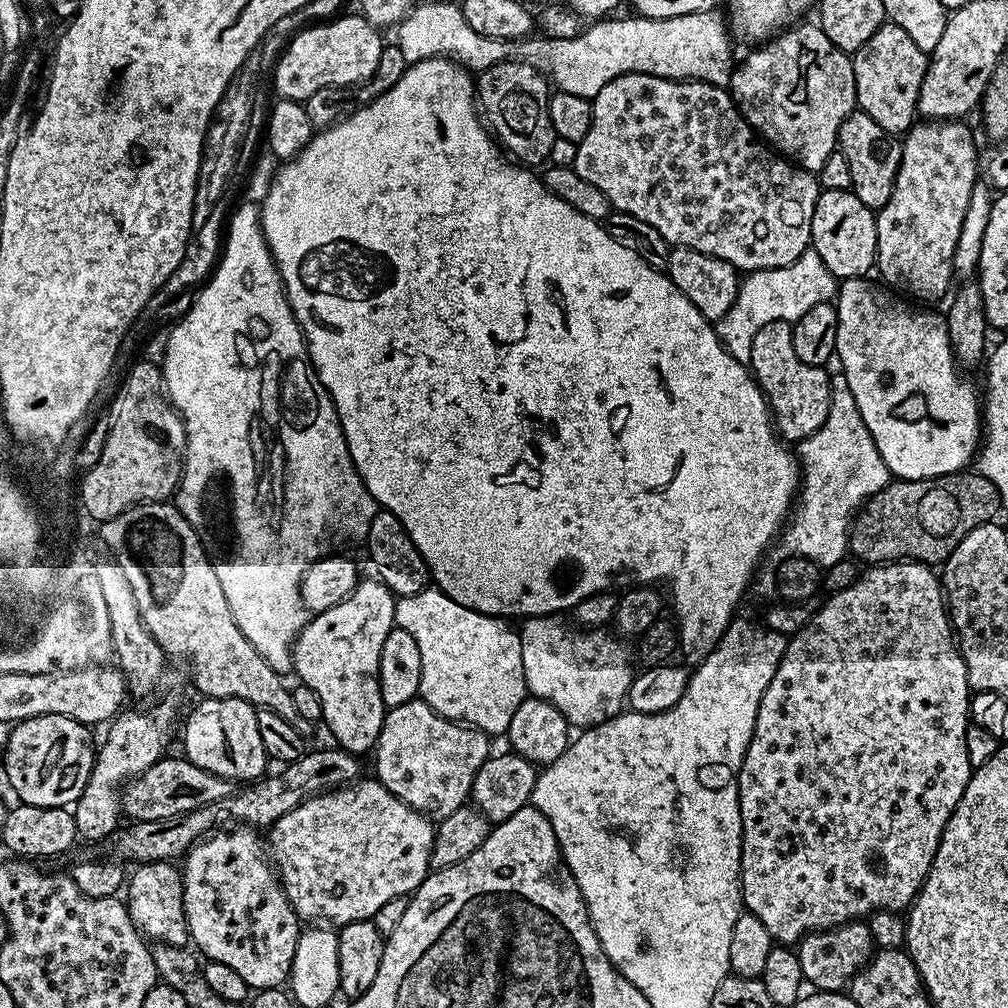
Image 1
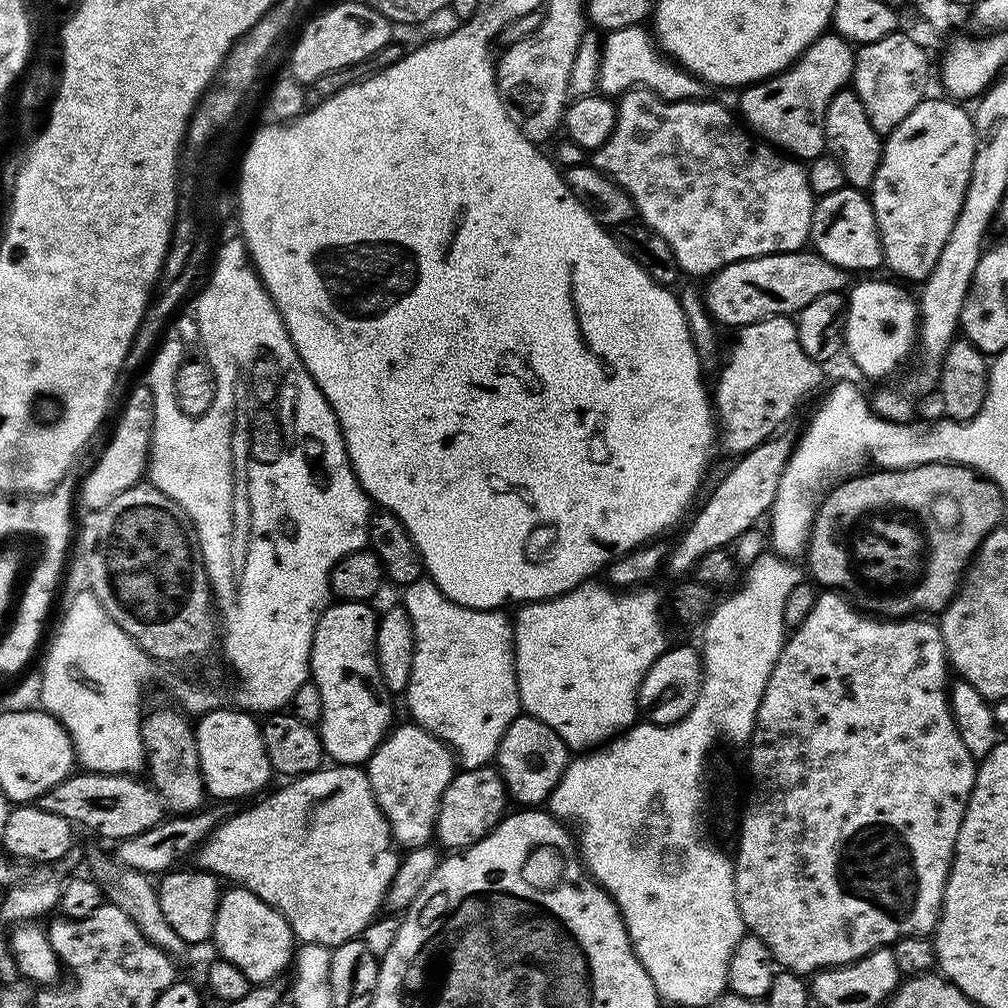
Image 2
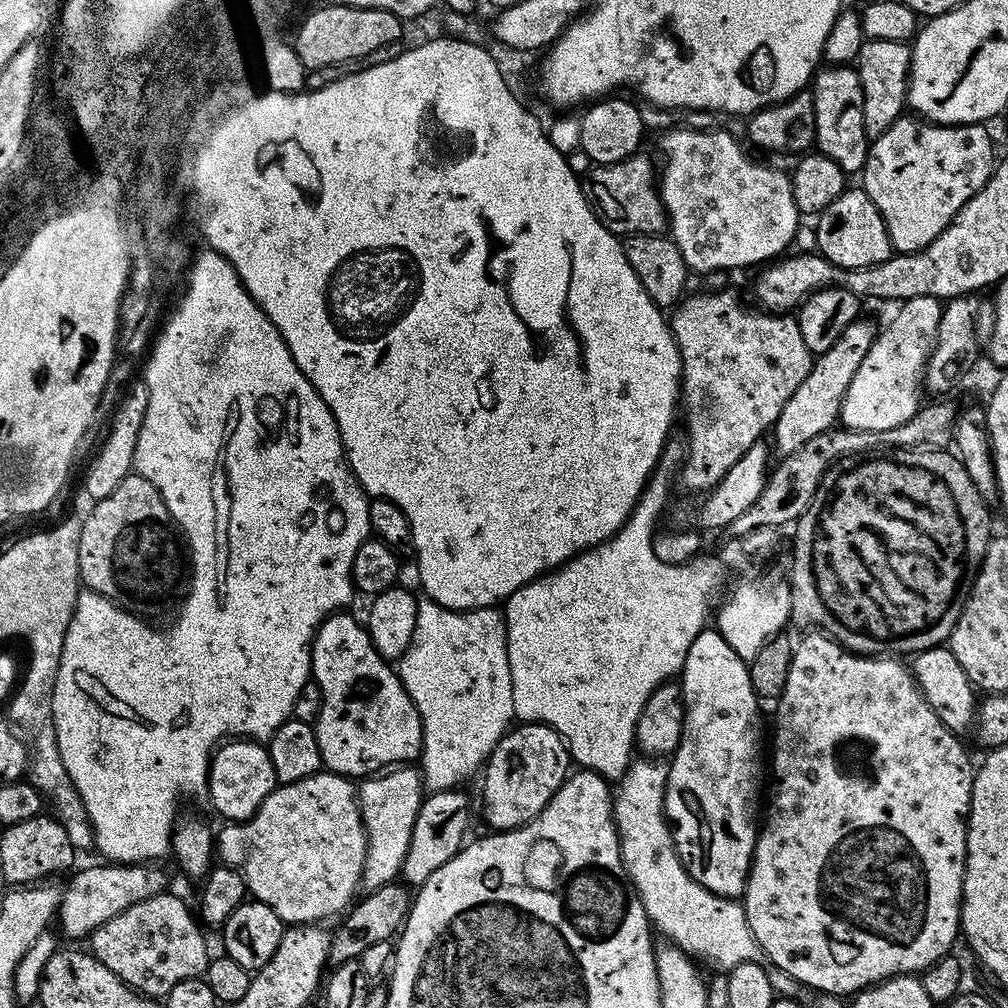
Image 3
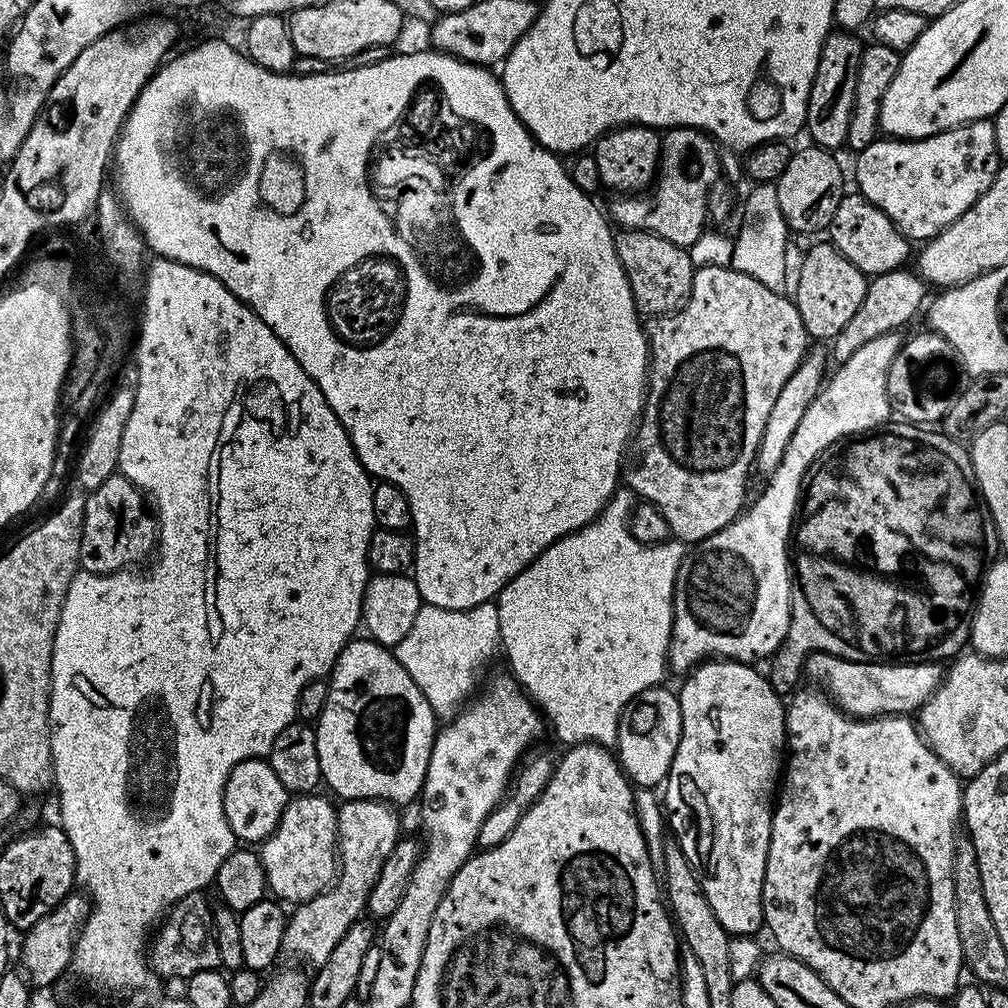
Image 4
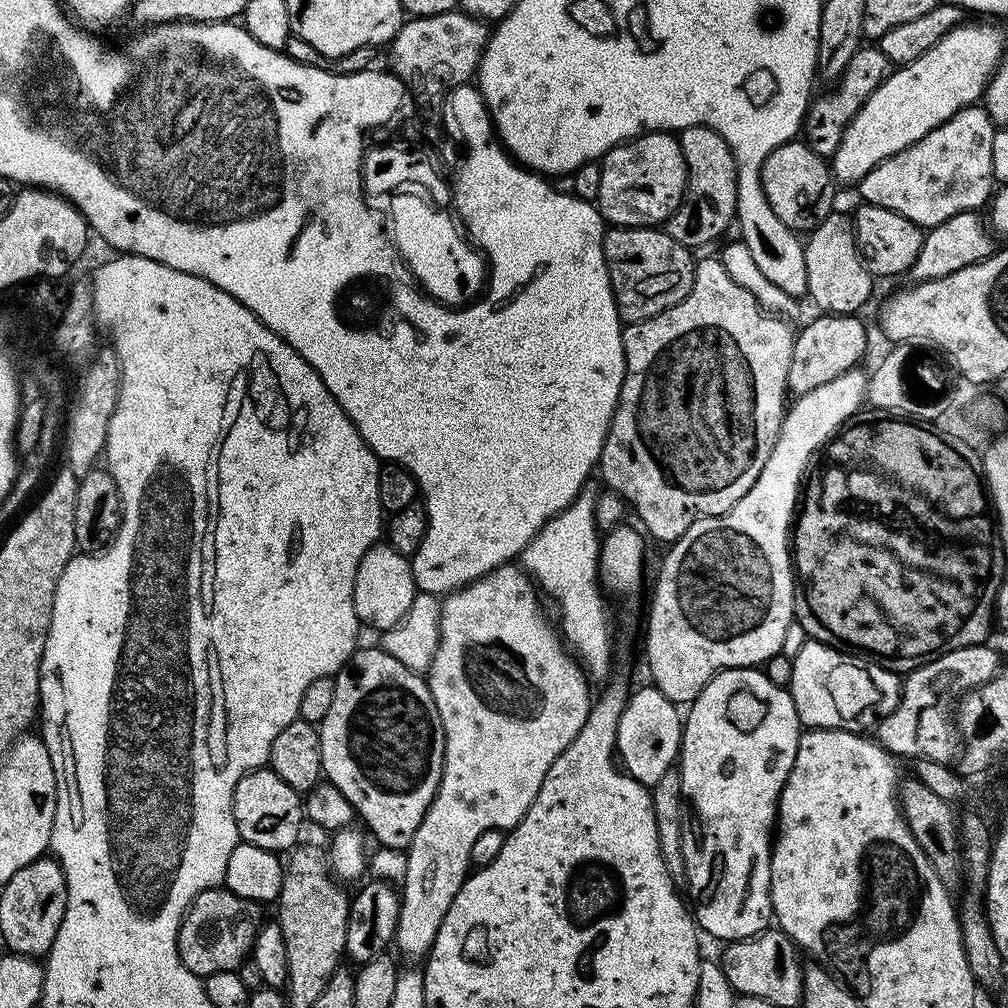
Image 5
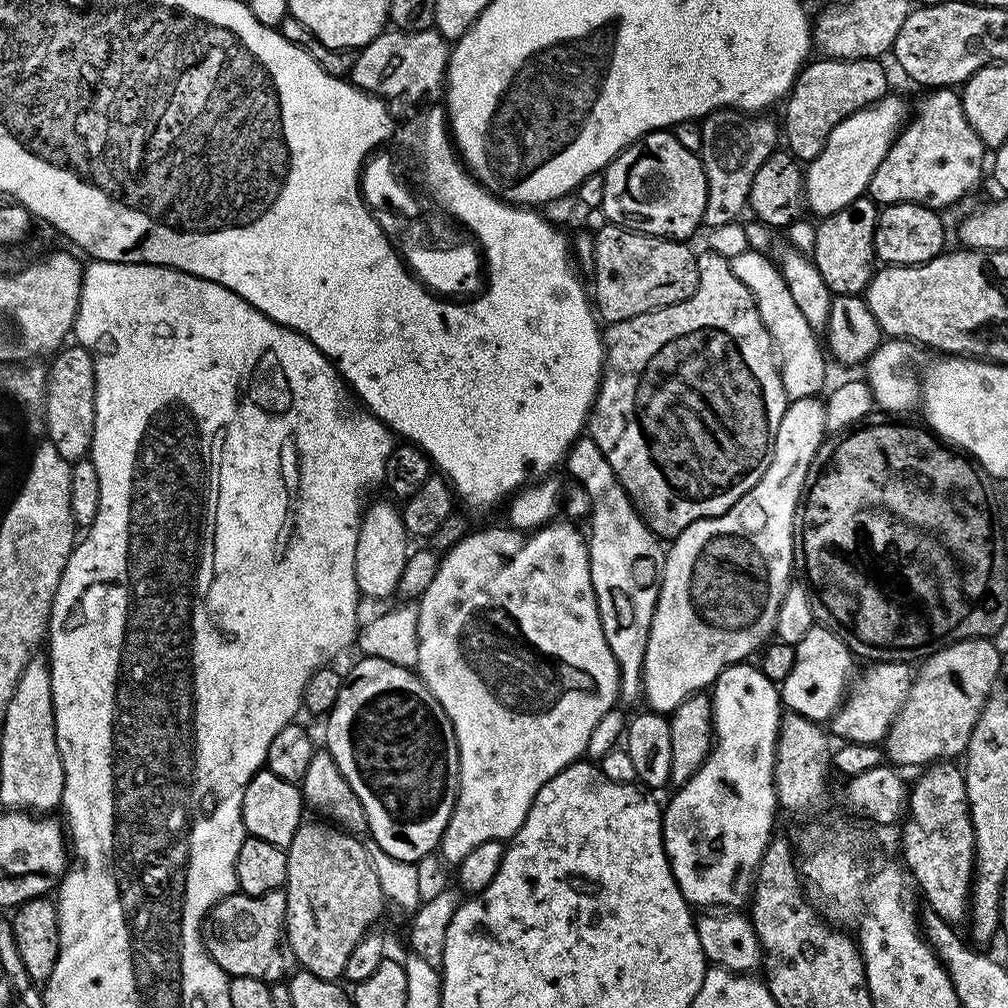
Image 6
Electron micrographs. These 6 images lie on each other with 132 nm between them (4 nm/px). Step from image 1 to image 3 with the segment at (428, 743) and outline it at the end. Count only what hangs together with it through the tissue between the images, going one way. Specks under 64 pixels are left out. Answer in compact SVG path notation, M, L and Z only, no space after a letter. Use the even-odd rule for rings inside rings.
M396 766L359 781L360 817L364 819L364 832L368 836L366 862L360 879L365 893L391 884L400 876L402 862L406 862L406 850L410 850L414 818L418 818L420 801L425 795L421 773L412 766Z

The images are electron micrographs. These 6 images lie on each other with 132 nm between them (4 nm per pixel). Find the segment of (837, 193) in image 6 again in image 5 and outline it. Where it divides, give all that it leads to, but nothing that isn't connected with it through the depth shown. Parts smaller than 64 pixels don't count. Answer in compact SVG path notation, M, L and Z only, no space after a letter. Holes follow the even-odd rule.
M967 24L951 28L938 43L926 50L917 60L897 67L881 84L870 98L854 114L850 126L846 126L846 134L842 134L842 142L836 153L830 157L833 177L841 185L859 185L860 180L874 170L886 158L906 150L914 142L926 138L930 130L934 130L942 122L946 122L958 110L973 107L983 97L990 78L996 73L996 67L1006 55L1004 48L1004 32L992 24Z

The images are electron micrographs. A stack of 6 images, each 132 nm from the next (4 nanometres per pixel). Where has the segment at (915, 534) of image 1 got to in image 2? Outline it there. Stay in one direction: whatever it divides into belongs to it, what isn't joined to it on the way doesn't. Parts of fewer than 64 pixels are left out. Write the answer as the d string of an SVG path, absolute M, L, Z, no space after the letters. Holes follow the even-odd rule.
M947 462L918 464L910 468L872 470L869 476L864 475L856 474L851 478L839 481L819 501L816 518L812 521L812 534L808 537L808 547L806 549L806 561L808 560L808 568L812 571L811 579L825 589L839 590L841 593L850 594L851 599L865 613L875 614L880 618L912 618L917 614L932 614L928 612L939 614L943 612L944 607L956 595L956 589L960 587L960 581L964 579L964 573L972 557L979 550L980 543L992 531L1001 527L1003 520L1000 519L1004 516L1006 498L1000 493L1000 487L988 477L980 475L975 468L966 468L962 464L950 464Z

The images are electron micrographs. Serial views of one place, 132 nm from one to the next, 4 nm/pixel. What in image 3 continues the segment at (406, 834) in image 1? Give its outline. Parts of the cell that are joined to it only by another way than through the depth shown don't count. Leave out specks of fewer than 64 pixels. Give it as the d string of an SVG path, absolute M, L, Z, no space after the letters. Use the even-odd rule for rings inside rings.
M321 770L316 772L310 778L302 778L293 784L281 784L269 794L266 802L262 802L262 806L258 806L258 810L248 820L239 822L228 822L223 825L225 828L219 829L218 835L214 840L214 848L225 865L235 868L239 872L240 877L244 879L244 887L250 893L251 899L259 900L260 903L270 906L270 910L274 910L274 914L278 914L278 918L283 920L285 925L294 924L320 924L328 922L331 916L339 917L341 914L347 913L357 899L358 893L361 891L362 870L366 862L366 850L368 849L368 836L364 832L364 819L360 817L360 801L358 799L358 788L349 777L340 776L336 772ZM99 862L100 864L92 864L89 868L84 868L81 872L73 871L67 877L68 885L64 884L60 894L60 904L58 911L58 922L60 920L59 931L69 936L72 940L80 940L91 937L94 930L98 930L106 922L110 922L110 918L114 918L118 914L122 914L122 910L126 910L130 906L134 906L138 902L142 902L151 896L157 896L158 893L165 891L169 887L168 876L162 869L156 868L155 863L146 864L117 864L115 862Z

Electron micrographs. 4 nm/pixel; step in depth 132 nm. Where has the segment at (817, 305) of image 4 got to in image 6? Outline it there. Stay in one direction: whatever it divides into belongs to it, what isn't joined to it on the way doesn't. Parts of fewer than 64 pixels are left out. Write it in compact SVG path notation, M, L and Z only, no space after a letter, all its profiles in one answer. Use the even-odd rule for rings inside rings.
M865 194L850 206L838 210L833 216L823 217L815 225L816 237L810 251L812 263L818 266L818 274L822 274L822 282L838 296L859 296L872 280L876 251L874 250L874 234L876 223L880 217L880 208L871 196Z

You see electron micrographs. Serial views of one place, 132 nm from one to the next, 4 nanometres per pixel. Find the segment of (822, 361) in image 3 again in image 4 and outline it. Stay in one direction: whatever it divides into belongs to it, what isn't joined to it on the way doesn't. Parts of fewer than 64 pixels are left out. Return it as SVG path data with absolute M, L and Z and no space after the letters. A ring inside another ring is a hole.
M908 271L887 272L869 279L866 298L862 298L862 306L858 306L854 318L850 318L850 322L846 322L846 326L842 326L840 333L833 336L830 341L830 347L832 347L830 356L837 365L845 364L850 358L850 354L854 354L854 350L859 350L861 346L866 346L866 342L871 342L874 338L887 332L903 329L903 324L919 310L920 303L922 303L922 308L925 303L925 281L921 280L915 271Z

